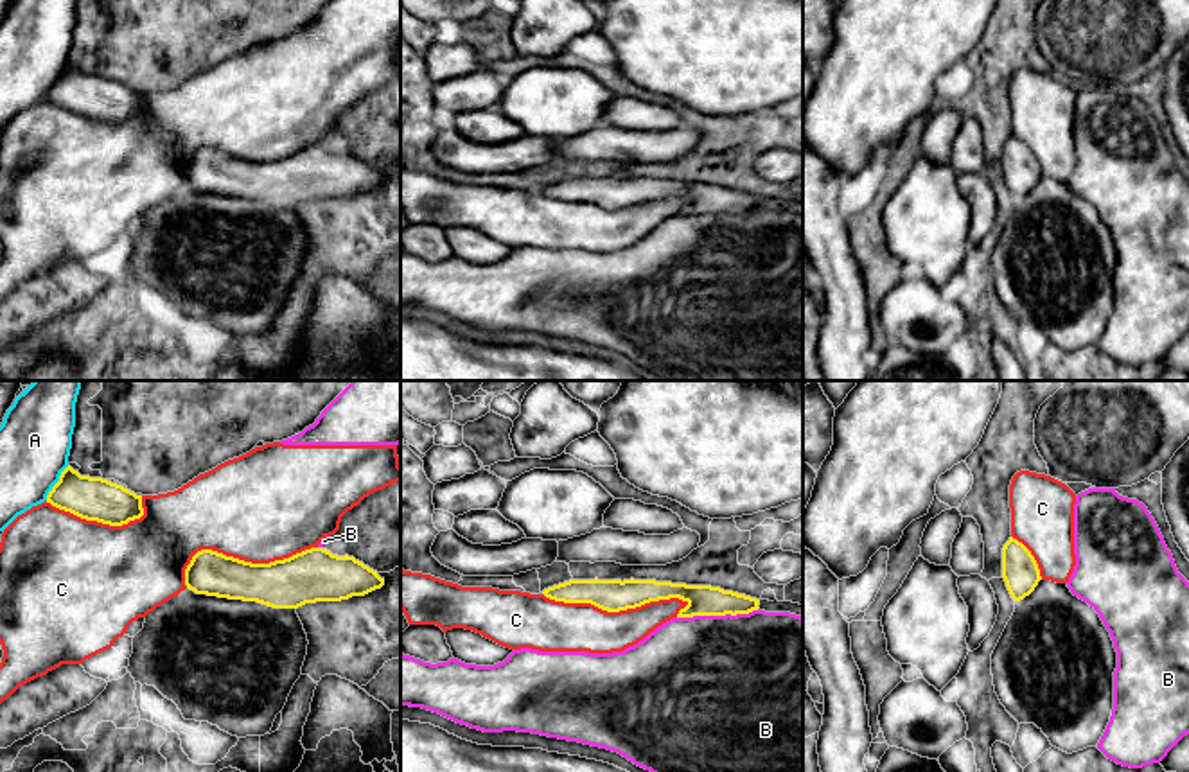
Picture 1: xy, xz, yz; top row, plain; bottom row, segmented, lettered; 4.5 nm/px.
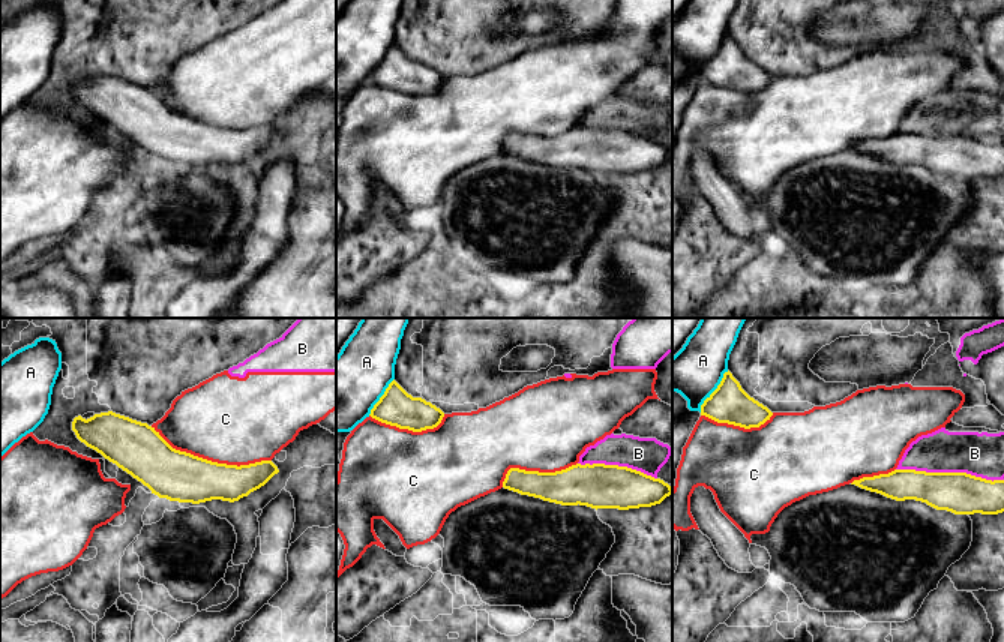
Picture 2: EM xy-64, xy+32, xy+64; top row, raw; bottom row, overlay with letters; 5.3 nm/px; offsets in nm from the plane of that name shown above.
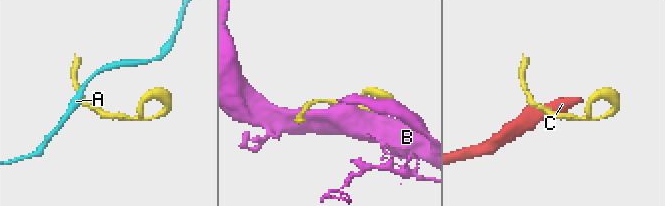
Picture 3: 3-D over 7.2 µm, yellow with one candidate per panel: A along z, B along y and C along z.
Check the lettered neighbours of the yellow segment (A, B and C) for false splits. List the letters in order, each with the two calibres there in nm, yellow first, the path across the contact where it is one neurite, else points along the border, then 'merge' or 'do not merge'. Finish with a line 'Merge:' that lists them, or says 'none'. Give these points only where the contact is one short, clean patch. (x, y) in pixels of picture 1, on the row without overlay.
A: 190/320 nm | along xy (69, 63), (45, 97) | do not merge
B: 140/500 nm | do not merge
C: 140/220 nm | do not merge
Merge: none

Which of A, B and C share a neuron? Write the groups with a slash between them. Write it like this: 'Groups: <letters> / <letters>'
Groups: A / B C

